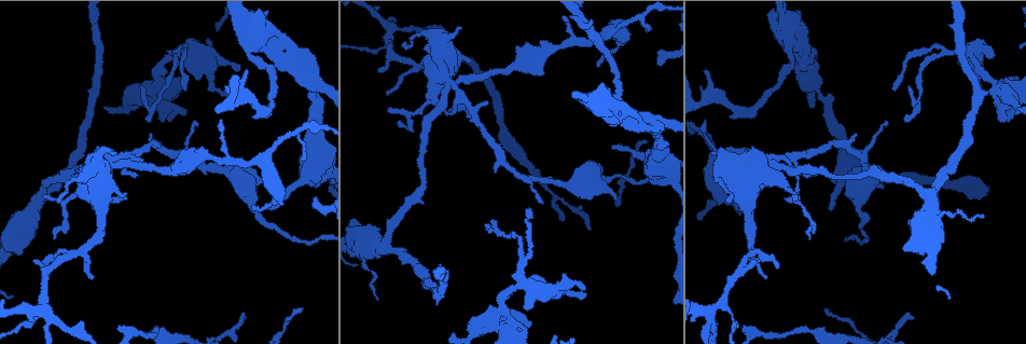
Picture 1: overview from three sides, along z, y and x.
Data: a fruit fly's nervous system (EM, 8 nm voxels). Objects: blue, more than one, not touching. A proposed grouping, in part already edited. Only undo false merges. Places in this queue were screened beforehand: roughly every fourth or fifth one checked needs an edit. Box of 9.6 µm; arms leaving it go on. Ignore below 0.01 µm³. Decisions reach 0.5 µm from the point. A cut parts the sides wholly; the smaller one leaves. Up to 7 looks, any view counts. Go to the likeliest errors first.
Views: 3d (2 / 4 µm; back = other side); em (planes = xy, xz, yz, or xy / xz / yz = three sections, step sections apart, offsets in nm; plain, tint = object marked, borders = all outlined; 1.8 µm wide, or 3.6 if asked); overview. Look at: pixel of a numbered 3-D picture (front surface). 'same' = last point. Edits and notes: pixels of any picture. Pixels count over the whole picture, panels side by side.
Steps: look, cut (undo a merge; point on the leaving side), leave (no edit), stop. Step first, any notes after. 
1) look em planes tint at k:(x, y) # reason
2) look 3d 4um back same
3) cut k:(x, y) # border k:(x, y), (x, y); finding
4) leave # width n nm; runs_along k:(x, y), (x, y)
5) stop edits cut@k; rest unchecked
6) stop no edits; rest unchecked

look em planes tint at 1:(252, 43) # abrupt turn

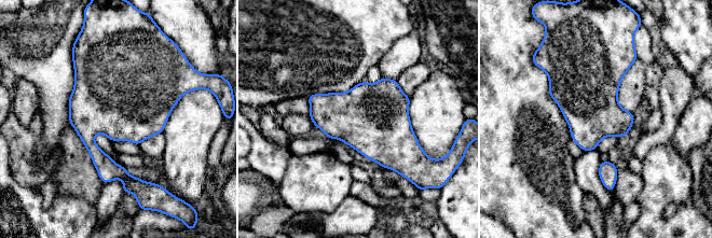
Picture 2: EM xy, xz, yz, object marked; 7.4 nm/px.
leave # one cell here

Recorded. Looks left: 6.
look 3d 2um at 1:(220, 89) # thick turns thin

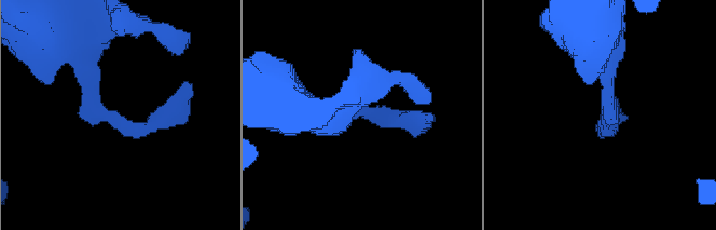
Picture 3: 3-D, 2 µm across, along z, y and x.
look em planes plain at 3:(607, 120) # need the tissue

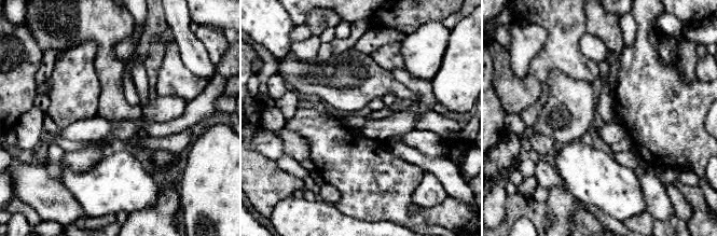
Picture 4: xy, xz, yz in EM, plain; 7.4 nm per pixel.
look em planes tint same

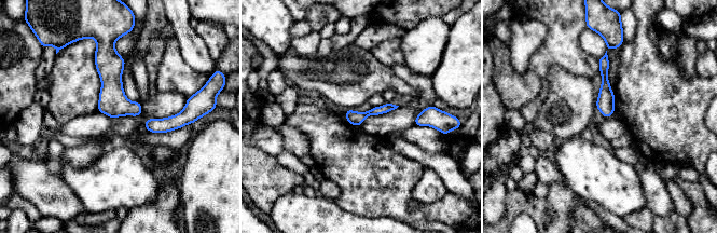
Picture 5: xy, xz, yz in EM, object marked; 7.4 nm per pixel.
leave # runs_along 5:(605, 58), (606, 114); all the same cell

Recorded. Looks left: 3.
look 3d 2um at 1:(749, 252) # side arm on a straight run

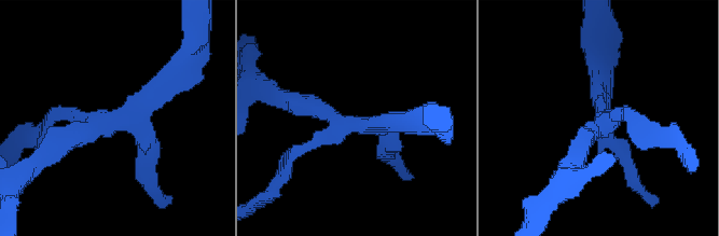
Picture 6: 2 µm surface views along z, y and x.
look em planes tint at 6:(96, 125)

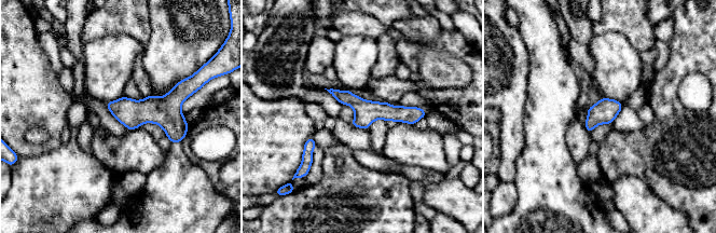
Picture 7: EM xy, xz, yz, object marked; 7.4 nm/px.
leave # runs_along 7:(333, 92), (365, 110), (423, 113); continuous, no second cell

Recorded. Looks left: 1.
stop no edits; rest unchecked

